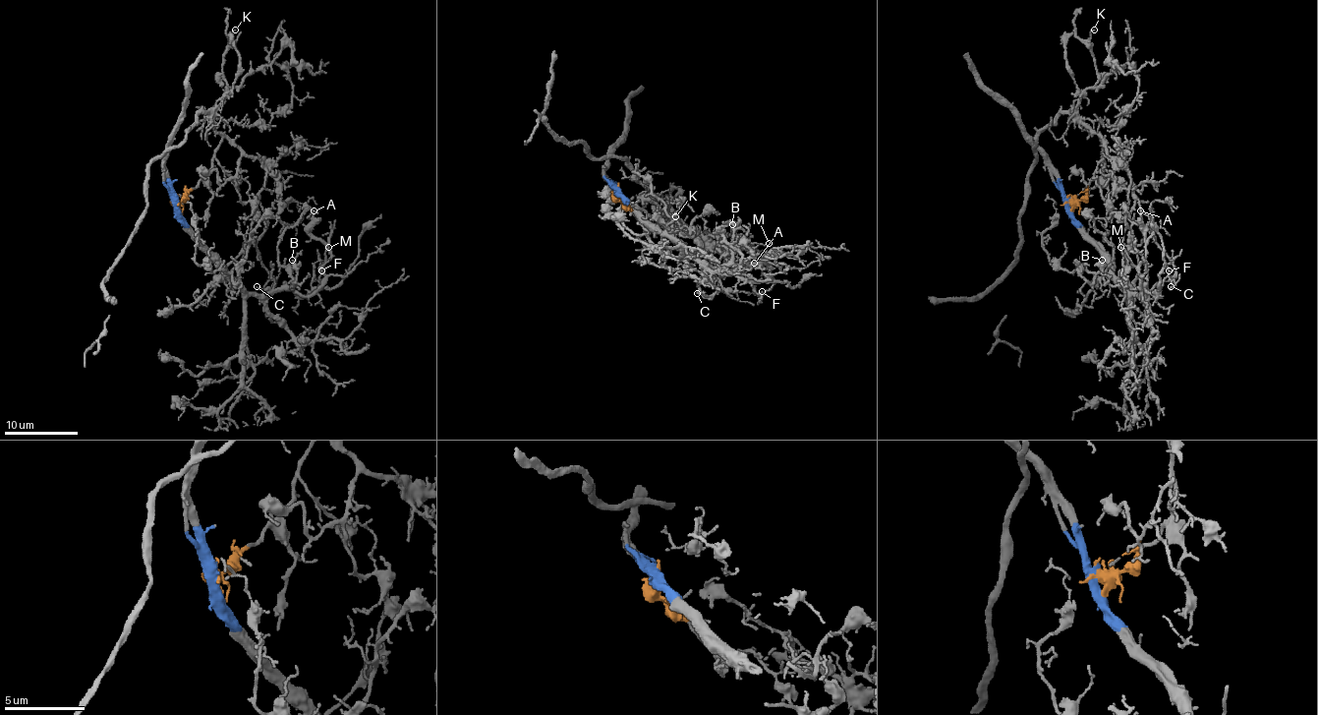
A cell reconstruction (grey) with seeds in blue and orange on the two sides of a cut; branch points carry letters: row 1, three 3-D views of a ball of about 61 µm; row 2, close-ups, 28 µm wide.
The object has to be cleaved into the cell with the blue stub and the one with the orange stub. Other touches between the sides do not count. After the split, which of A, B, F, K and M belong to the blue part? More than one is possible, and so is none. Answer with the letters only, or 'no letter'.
A, B, F, M

